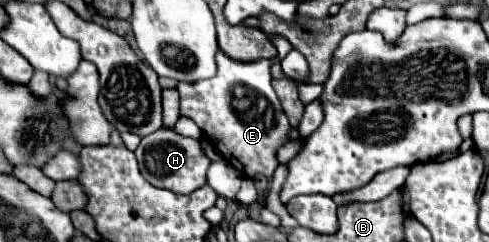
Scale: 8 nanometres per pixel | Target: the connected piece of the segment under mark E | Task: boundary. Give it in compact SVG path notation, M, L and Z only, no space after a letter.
M219 52L217 74L213 78L195 84L179 82L177 86L181 94L181 116L193 118L223 158L247 178L257 174L271 178L279 166L277 150L289 142L291 126L271 82L271 60L237 62Z

